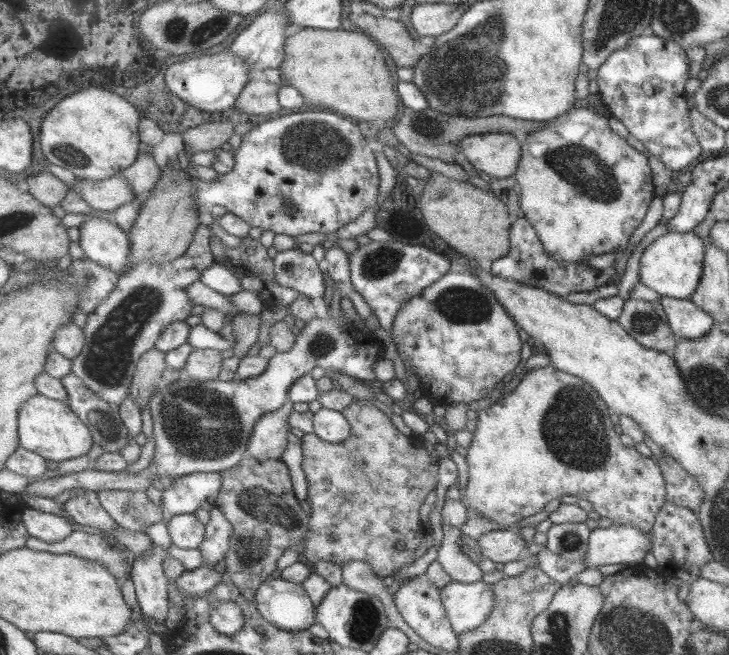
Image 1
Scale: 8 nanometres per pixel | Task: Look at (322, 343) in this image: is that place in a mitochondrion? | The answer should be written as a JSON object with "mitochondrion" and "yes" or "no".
{"mitochondrion":"yes"}

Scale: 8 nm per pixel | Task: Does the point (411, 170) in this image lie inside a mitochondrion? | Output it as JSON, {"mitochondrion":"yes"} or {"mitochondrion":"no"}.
{"mitochondrion":"no"}

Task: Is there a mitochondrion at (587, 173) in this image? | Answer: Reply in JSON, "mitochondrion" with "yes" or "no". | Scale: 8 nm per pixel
{"mitochondrion":"yes"}

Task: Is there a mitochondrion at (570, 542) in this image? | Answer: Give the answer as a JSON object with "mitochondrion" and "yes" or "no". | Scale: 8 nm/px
{"mitochondrion":"yes"}

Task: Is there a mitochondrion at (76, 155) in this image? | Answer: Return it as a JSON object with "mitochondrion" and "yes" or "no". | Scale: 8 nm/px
{"mitochondrion":"yes"}

